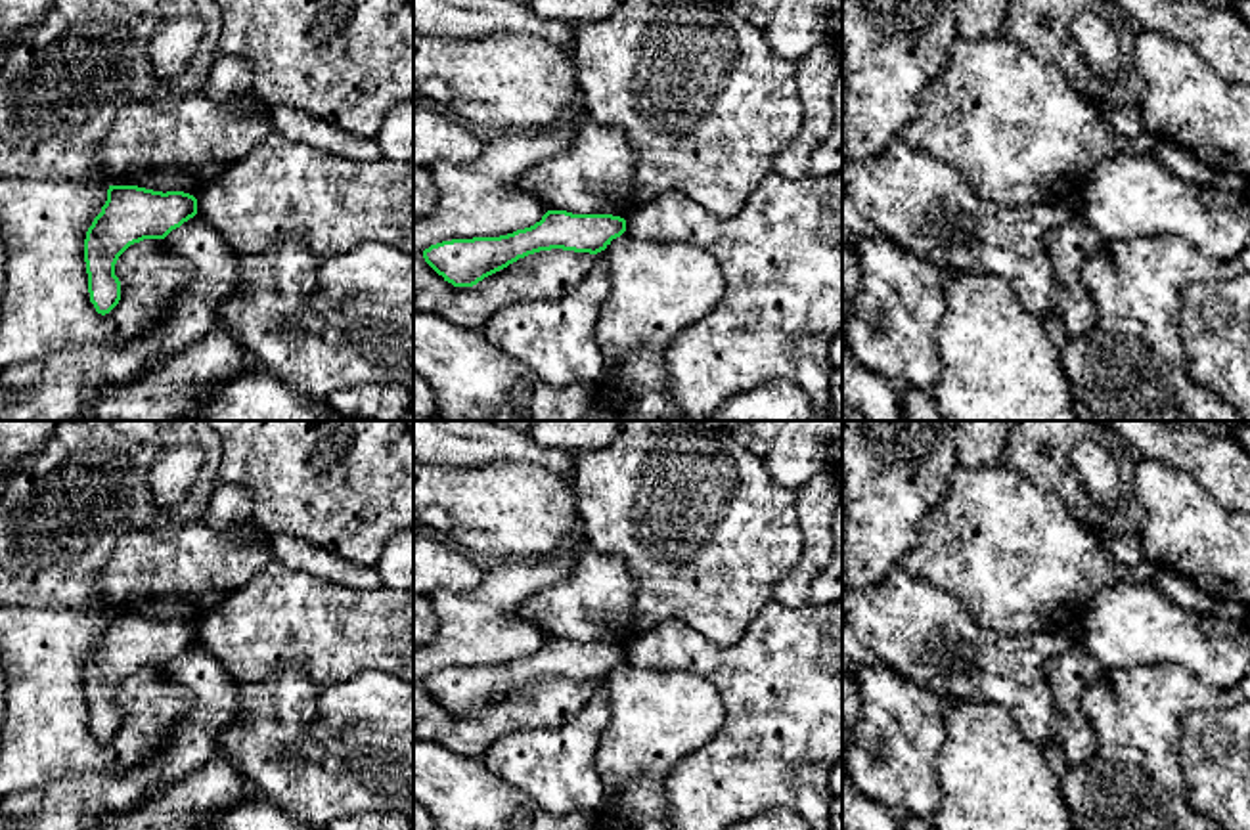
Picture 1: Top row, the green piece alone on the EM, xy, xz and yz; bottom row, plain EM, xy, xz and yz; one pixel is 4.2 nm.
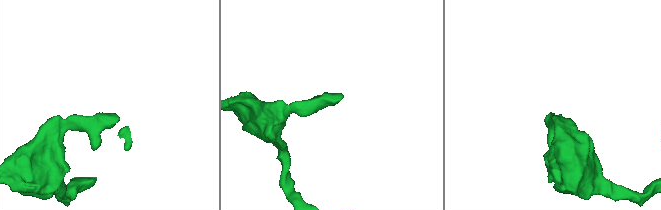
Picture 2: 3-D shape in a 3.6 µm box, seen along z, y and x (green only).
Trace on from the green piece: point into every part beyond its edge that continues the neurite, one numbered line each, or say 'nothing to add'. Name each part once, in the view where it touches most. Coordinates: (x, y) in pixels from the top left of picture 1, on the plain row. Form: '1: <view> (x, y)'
nothing to add

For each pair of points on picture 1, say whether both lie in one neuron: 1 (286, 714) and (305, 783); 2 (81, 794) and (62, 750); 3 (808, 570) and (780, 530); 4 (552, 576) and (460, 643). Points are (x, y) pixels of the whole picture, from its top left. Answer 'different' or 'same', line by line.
1: same
2: different
3: different
4: same

